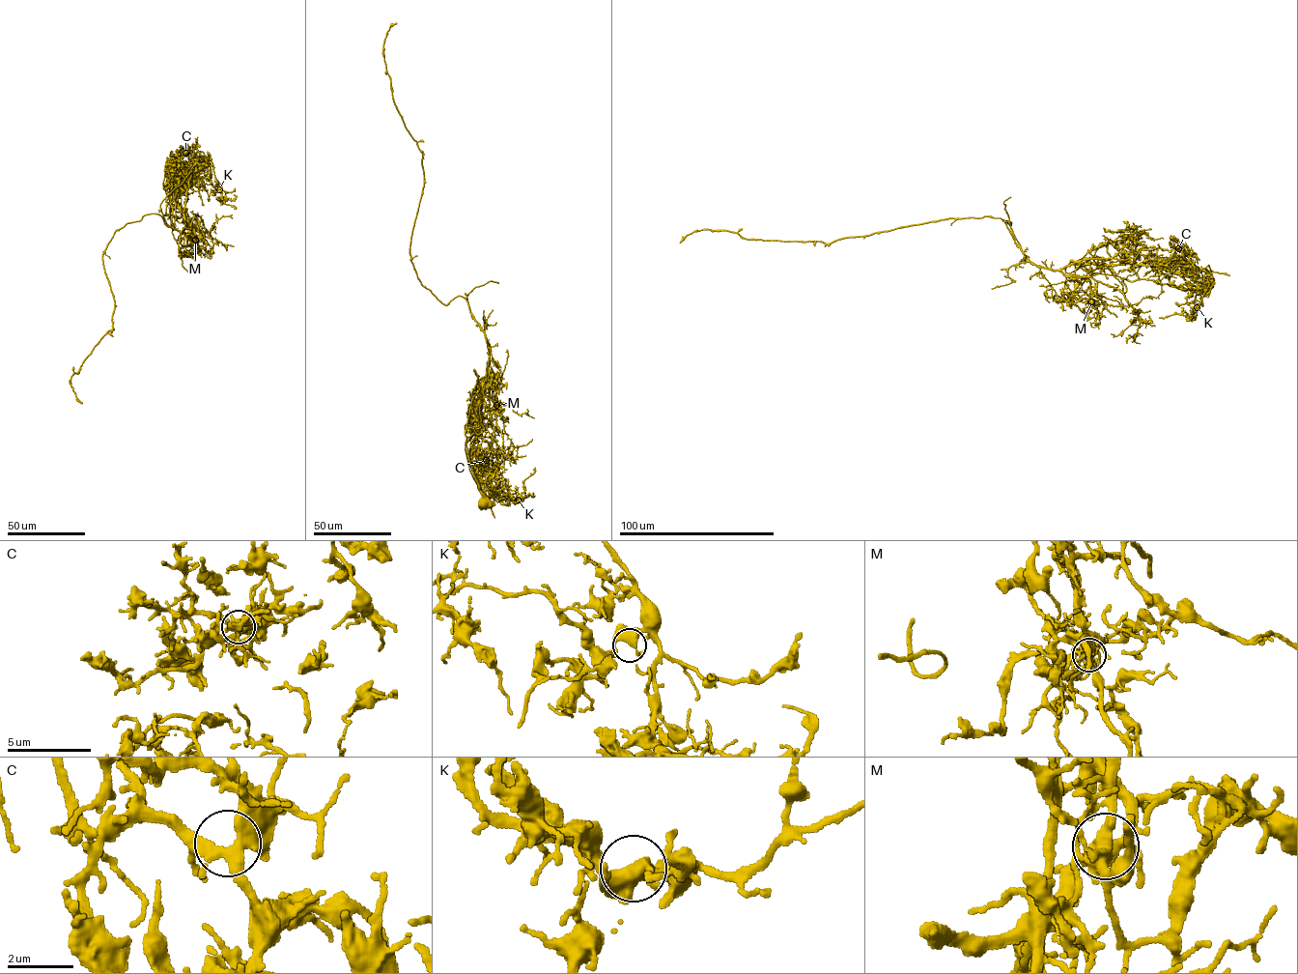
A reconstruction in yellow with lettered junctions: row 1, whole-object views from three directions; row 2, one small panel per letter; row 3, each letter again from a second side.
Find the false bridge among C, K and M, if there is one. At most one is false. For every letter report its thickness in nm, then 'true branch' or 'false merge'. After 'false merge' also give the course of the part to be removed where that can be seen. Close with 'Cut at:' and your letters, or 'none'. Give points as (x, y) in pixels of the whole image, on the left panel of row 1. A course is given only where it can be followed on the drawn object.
C: calibre 360 nm; true branch
K: calibre 400 nm; true branch
M: calibre 440 nm; false merge; course (194, 240), (188, 226), (181, 232), (155, 214), (115, 231), (102, 257), (112, 329), (70, 381), (82, 403)
Cut at: M

